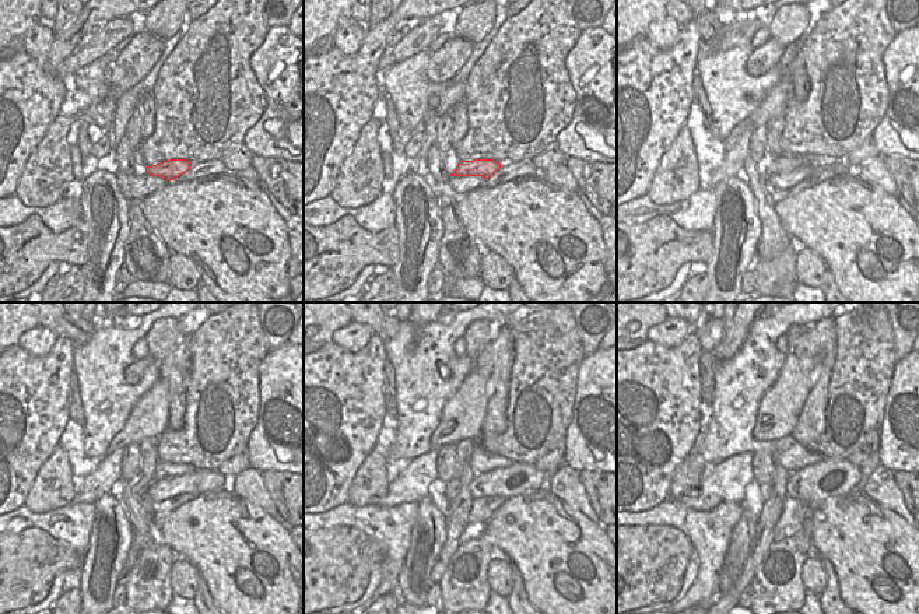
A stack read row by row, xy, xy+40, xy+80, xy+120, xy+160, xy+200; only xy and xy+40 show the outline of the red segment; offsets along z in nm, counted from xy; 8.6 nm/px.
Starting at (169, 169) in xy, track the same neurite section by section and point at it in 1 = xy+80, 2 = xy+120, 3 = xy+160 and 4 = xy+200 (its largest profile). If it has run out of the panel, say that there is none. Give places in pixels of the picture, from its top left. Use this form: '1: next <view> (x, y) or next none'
1: next xy+80 (781, 164)
2: next xy+120 (141, 487)
3: next xy+160 (452, 487)
4: next xy+200 (765, 490)

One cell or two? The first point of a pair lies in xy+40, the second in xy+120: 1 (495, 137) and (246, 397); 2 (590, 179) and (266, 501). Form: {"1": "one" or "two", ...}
{"1": "one", "2": "two"}

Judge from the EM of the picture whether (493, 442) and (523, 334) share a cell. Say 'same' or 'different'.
same

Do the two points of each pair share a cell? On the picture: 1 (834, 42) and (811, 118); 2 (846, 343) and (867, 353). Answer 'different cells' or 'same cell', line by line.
1: same cell
2: same cell

